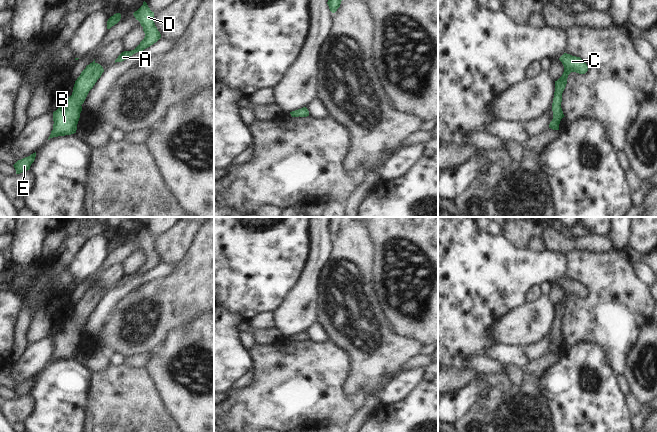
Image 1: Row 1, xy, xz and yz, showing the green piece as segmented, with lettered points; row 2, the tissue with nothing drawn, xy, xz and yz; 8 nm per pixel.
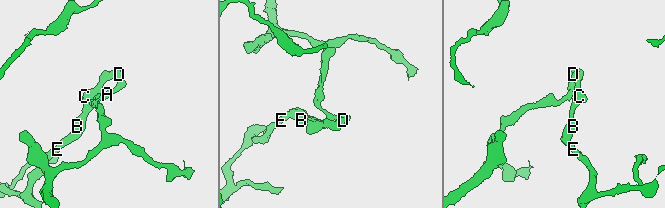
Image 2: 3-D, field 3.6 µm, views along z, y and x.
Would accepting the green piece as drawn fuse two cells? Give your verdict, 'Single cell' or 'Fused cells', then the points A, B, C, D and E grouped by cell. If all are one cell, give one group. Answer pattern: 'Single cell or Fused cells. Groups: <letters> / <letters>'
Single cell. Groups: A B C D E

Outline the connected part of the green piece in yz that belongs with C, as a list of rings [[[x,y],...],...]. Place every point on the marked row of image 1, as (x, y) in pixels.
[[[564,53],[559,60],[564,66],[564,72],[562,76],[555,81],[555,92],[552,103],[553,119],[549,124],[549,128],[553,130],[559,130],[560,121],[563,117],[565,117],[561,108],[561,102],[562,93],[567,84],[568,75],[571,72],[585,74],[588,71],[587,64],[580,57]]]

